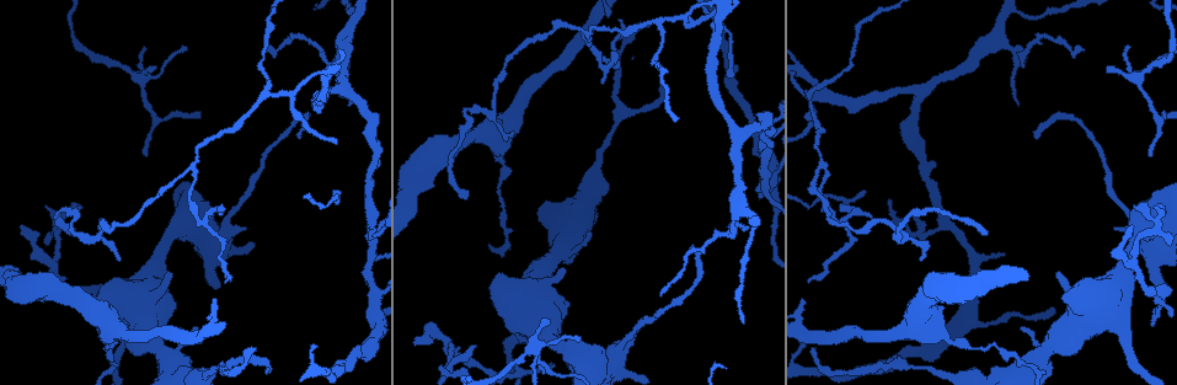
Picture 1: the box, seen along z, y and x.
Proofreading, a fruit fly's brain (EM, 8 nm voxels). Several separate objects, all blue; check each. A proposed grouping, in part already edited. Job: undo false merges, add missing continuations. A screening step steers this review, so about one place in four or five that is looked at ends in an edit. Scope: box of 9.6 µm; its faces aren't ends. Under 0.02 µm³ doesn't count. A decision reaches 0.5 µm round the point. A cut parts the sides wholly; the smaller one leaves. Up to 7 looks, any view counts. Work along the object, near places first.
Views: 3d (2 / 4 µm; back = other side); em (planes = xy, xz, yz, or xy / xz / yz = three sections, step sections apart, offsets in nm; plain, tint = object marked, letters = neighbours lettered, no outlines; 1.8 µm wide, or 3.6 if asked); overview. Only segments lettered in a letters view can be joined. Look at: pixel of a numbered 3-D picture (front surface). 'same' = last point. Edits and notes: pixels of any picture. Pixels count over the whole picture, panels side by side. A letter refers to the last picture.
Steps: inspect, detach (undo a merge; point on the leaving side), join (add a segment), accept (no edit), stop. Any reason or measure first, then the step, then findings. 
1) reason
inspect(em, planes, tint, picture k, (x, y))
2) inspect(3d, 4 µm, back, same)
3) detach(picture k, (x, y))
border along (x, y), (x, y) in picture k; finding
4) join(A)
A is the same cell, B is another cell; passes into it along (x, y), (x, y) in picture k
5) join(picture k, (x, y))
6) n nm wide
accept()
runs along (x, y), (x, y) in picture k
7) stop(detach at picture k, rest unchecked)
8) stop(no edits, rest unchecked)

branch stops here
inspect(3d, 2 µm, picture 1, (1060, 275))

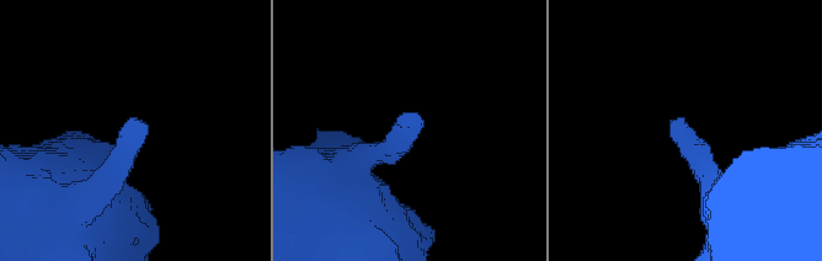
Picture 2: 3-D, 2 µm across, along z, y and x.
need the tissue
inspect(em, yz, step 16, tint, picture 2, (421, 120))

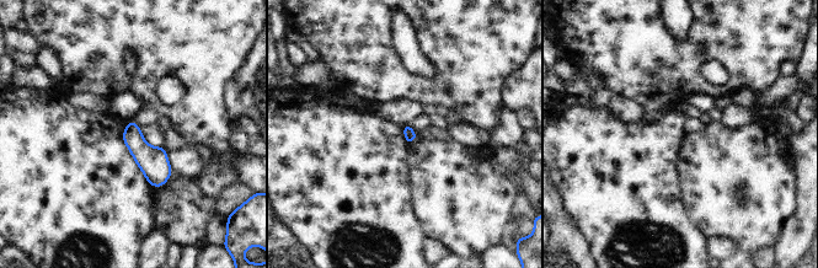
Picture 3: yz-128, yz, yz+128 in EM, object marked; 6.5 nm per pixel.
inspect(em, xy, step 16, letters, same)

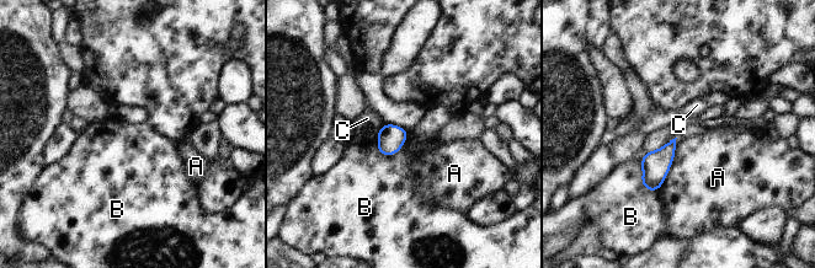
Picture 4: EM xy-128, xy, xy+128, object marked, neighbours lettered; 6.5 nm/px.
accept()
A, B and C are other cells; border along (408, 132), (395, 153), (377, 150) in picture 4; none of them fits

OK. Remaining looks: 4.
inspect(em, planes, tint, picture 1, (1152, 325))

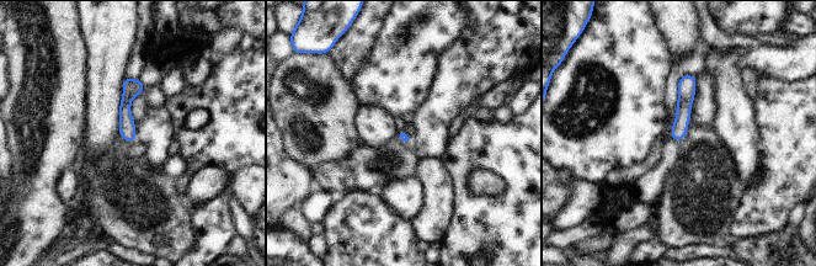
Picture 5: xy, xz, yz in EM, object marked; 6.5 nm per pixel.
inspect(em, planes, letters, same)

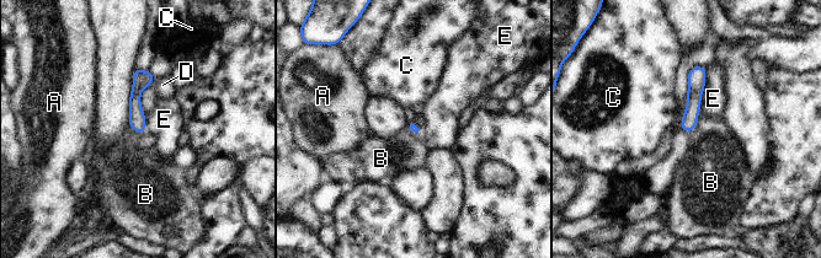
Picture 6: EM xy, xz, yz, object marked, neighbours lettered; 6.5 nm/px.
join(D)
D is the same cell, A, B, C and E are other cells; passes into it along (140, 79), (152, 81), (163, 85) in picture 6; the neuron continues

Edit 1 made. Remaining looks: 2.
thin neck
inspect(3d, 2 µm, picture 1, (495, 97))

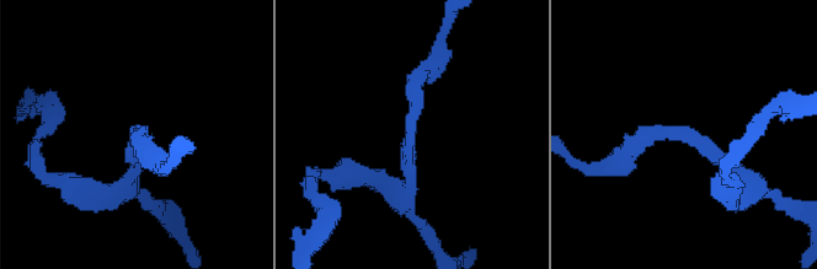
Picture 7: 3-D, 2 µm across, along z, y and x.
inspect(em, planes, letters, picture 7, (693, 140))

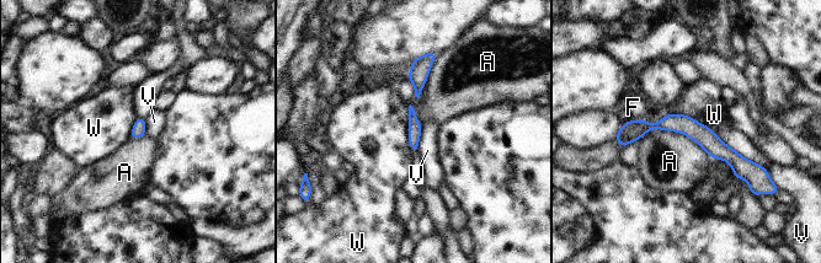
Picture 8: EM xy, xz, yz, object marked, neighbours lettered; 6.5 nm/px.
accept()
A, F, V and W are other cells; runs along (619, 135), (684, 124), (752, 168) in picture 8; one neuron here

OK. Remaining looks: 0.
stop(join at picture 6, rest unchecked)

